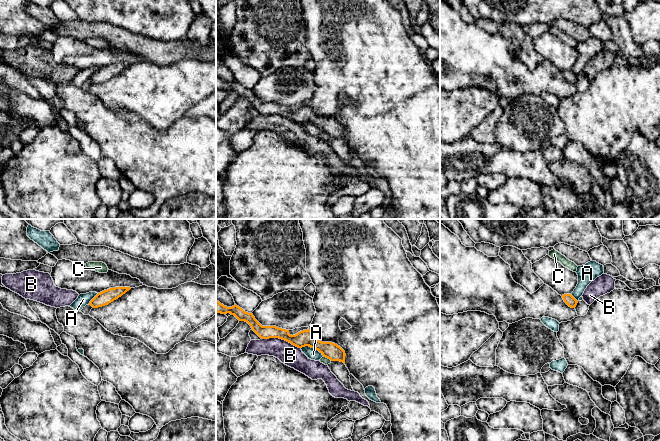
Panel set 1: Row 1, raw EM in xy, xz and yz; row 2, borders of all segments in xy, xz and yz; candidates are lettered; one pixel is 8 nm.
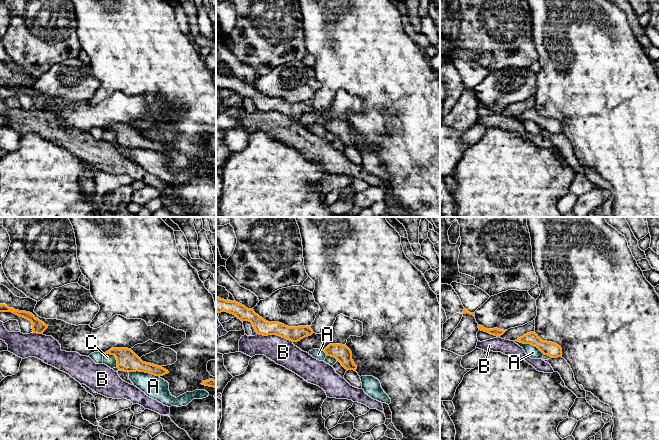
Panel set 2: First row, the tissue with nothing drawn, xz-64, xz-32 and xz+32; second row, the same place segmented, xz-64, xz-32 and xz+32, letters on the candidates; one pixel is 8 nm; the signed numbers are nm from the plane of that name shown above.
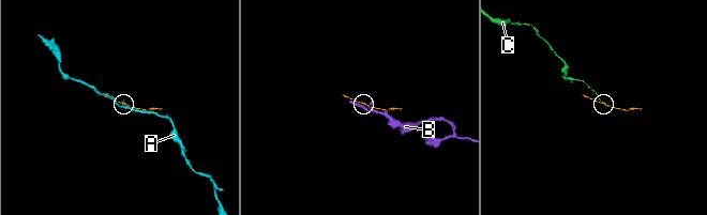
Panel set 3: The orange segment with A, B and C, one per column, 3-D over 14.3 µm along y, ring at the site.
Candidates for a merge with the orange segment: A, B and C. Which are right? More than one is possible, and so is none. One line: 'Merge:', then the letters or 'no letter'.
Merge: no letter

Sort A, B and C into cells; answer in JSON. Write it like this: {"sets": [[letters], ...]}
{"sets": [["A"], ["B"], ["C"]]}

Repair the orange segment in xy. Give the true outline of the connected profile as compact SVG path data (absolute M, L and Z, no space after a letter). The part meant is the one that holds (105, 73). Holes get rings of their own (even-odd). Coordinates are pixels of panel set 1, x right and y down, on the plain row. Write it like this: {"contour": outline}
{"contour": "M115 63L115 64L104 66L98 69L90 77L89 81L91 81L93 84L98 84L98 83L108 81L109 79L121 73L130 65L131 65L130 63Z"}

